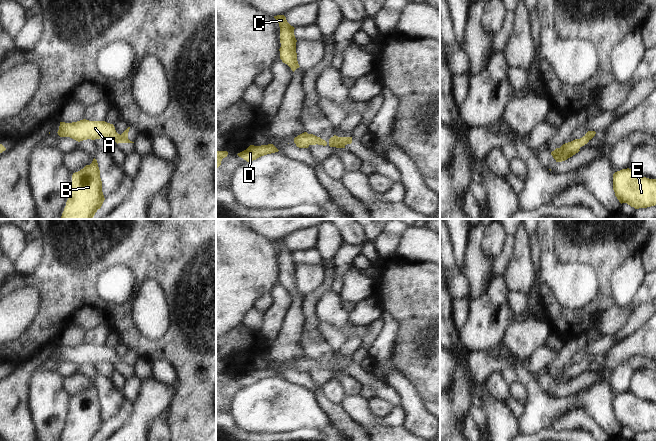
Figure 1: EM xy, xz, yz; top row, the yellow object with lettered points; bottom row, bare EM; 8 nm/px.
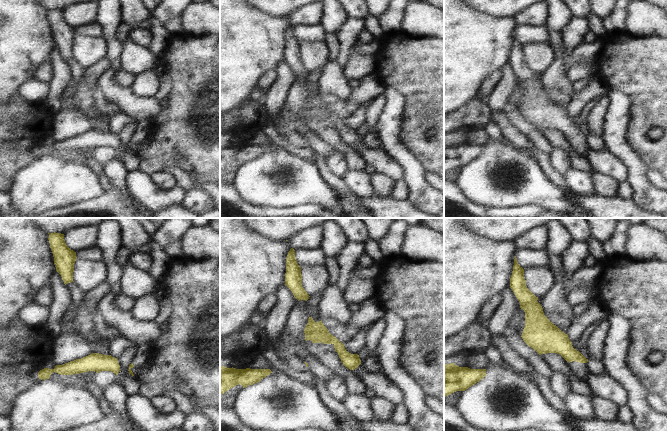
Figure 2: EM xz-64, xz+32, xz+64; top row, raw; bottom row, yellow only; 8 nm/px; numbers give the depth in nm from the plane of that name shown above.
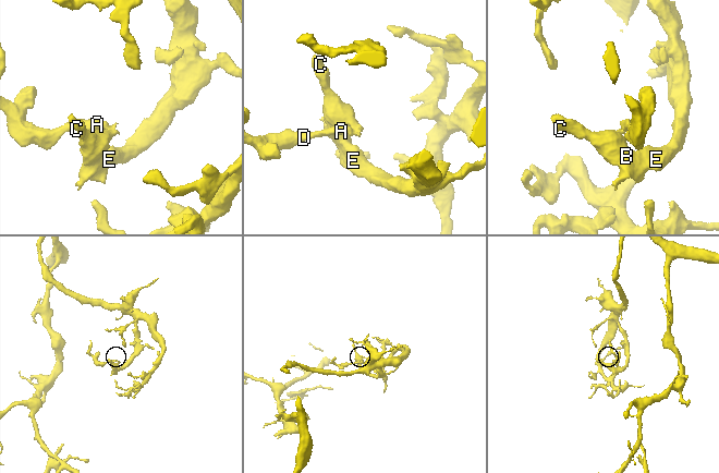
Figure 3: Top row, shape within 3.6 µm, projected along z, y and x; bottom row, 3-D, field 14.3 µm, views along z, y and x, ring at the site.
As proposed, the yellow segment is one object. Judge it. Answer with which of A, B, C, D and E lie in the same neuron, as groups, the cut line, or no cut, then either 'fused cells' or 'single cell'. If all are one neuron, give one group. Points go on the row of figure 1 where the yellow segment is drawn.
groups A D / B C E; cut xy (114, 139), (123, 137), (128, 140); fused cells

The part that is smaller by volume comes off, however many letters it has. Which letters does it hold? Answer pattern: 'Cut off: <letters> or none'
Cut off: A, D

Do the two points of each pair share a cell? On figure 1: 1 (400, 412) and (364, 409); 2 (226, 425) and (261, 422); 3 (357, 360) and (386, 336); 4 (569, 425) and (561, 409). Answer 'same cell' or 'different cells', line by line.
1: same cell
2: different cells
3: different cells
4: different cells

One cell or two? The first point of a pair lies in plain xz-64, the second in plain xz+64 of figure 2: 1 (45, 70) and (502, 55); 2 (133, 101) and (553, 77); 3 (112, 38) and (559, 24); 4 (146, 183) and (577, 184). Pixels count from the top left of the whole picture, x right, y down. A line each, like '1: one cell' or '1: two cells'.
1: two cells
2: one cell
3: one cell
4: one cell

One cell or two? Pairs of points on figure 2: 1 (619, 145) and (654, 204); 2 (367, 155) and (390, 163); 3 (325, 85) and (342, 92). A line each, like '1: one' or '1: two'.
1: one
2: one
3: one

